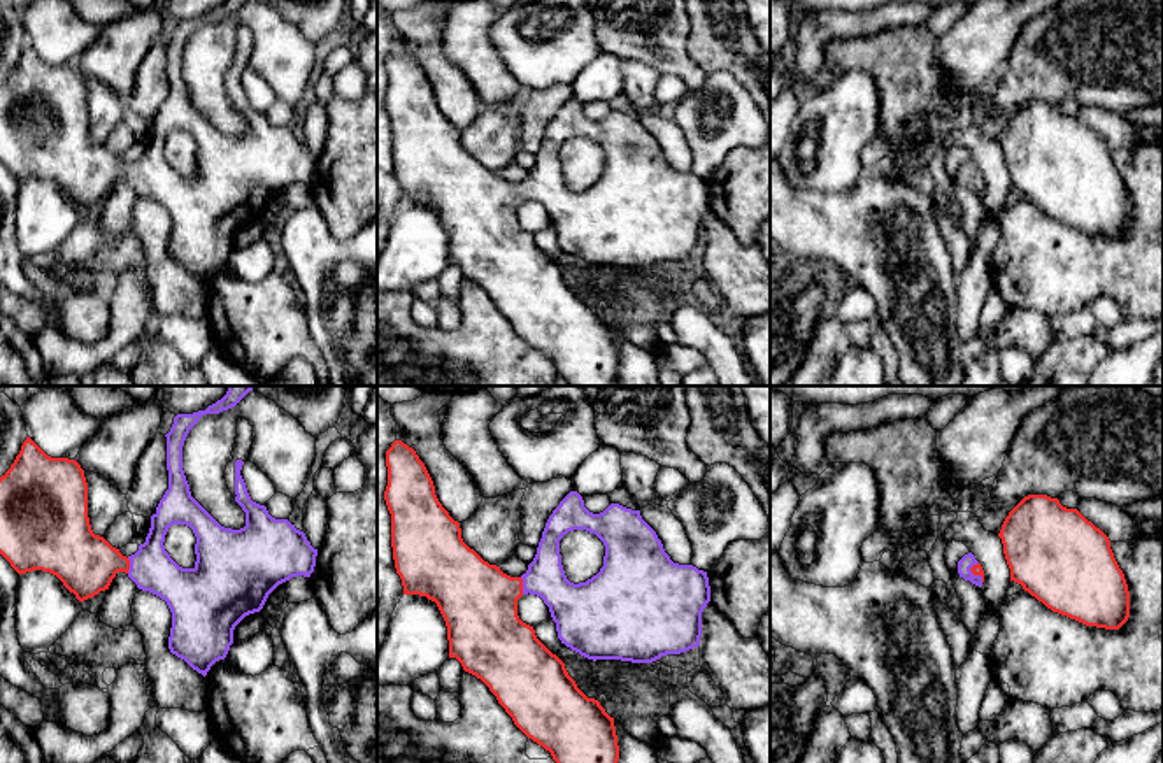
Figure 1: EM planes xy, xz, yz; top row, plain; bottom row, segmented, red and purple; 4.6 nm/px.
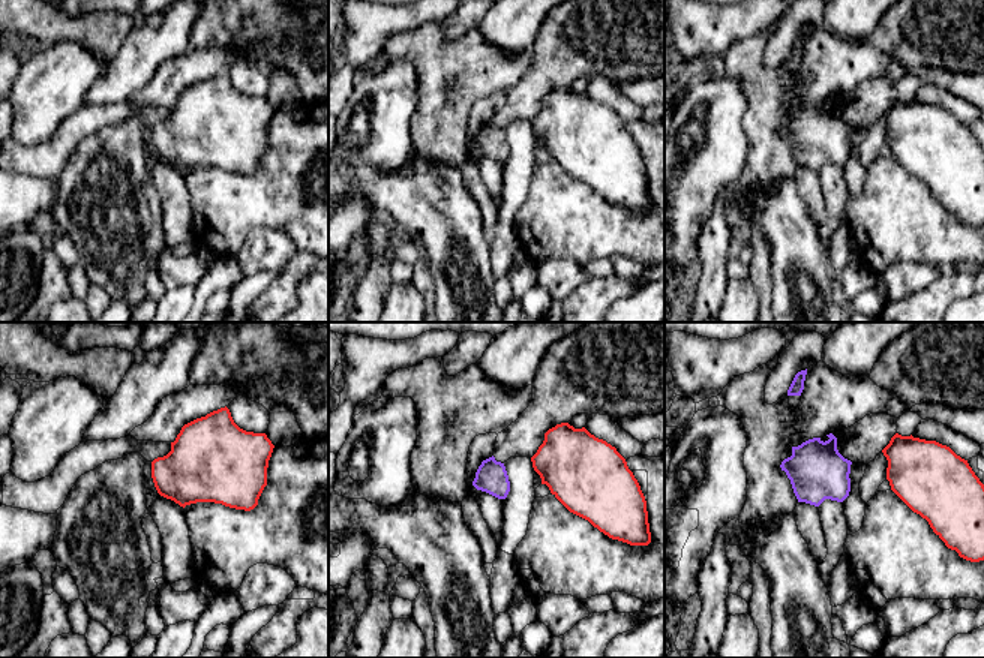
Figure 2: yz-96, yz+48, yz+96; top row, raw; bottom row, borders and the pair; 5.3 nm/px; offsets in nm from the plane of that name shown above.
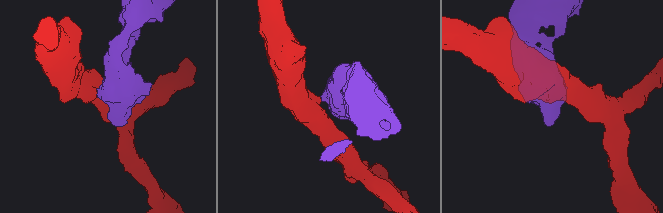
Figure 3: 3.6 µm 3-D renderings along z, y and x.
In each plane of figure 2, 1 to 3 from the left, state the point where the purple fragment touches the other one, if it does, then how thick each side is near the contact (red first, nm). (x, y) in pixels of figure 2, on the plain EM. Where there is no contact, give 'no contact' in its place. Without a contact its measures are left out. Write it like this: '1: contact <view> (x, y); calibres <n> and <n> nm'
1: no contact
2: no contact
3: no contact

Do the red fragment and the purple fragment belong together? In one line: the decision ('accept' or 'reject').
accept

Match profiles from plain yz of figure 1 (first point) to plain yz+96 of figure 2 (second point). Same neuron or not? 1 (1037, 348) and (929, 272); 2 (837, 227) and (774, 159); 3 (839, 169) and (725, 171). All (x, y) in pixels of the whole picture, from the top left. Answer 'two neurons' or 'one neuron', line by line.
1: one neuron
2: two neurons
3: one neuron

